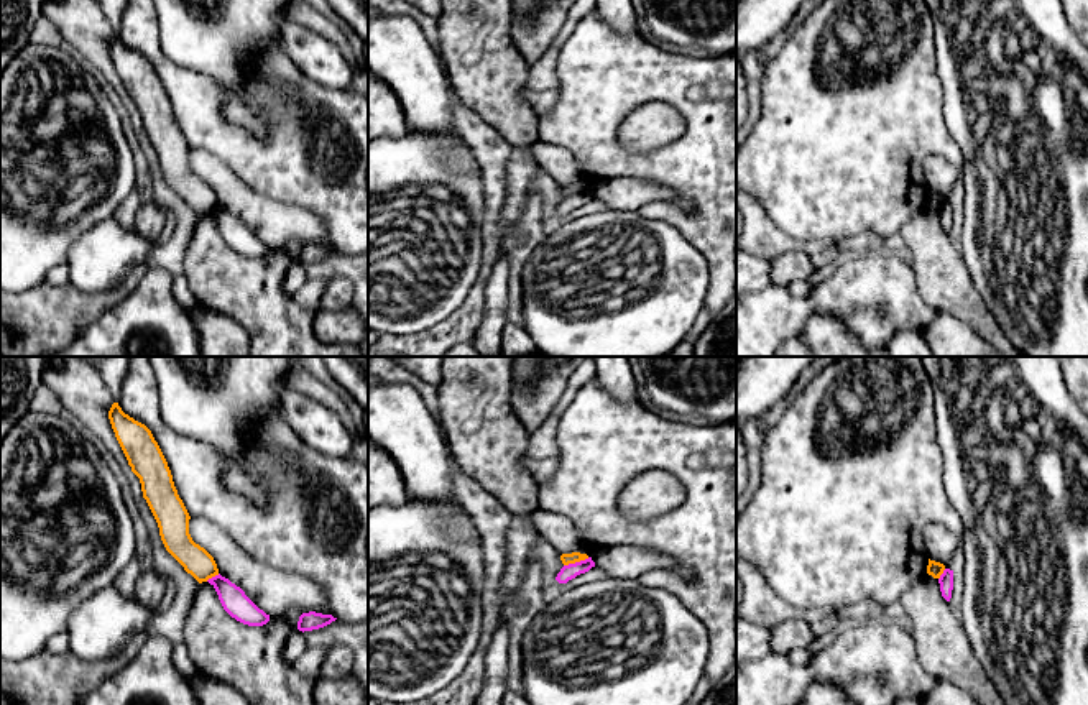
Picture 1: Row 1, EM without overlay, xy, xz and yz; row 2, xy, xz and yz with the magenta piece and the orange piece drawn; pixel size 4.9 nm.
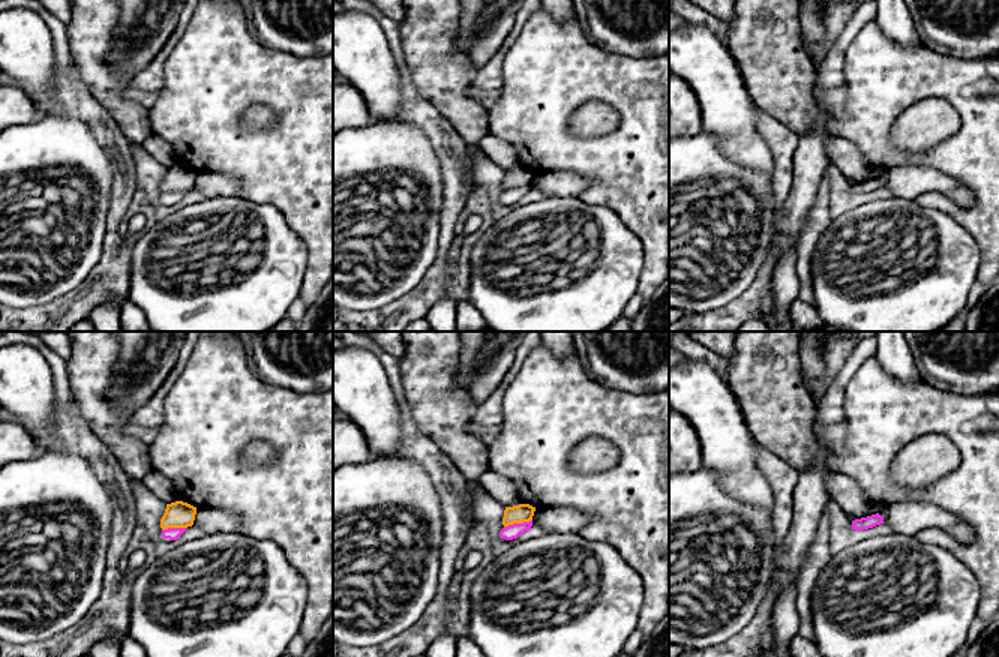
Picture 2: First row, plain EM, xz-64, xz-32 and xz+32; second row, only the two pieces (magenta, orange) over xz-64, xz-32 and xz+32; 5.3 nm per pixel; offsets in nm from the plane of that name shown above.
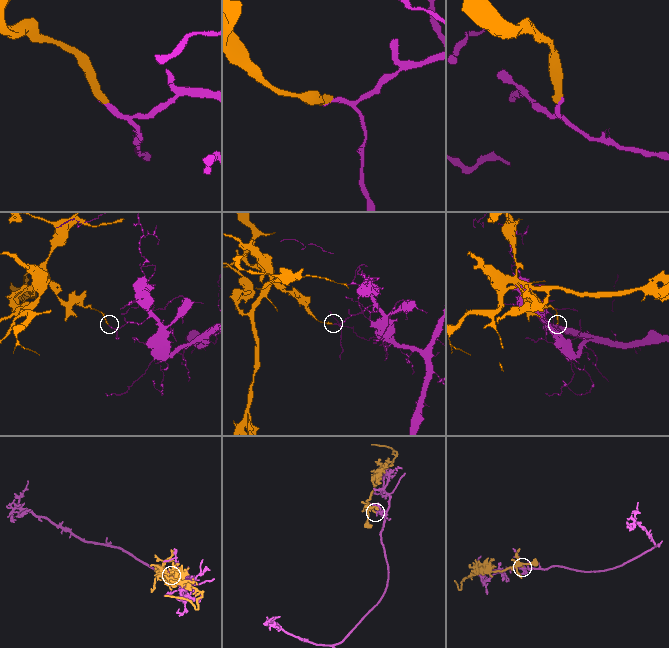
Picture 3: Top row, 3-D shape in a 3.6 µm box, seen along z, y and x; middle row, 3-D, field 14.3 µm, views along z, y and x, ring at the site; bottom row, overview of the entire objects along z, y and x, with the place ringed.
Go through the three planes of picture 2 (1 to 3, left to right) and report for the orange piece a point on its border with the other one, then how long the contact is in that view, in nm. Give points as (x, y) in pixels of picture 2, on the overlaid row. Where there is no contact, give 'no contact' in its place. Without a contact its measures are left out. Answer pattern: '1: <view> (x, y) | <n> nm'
1: xz-64 (173, 528) | 130 nm
2: xz-32 (518, 524) | 160 nm
3: no contact

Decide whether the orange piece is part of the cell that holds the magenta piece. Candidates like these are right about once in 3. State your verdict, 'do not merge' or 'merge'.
do not merge

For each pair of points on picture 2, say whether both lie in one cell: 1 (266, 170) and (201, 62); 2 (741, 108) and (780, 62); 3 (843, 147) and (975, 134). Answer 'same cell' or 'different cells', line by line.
1: same cell
2: different cells
3: different cells

